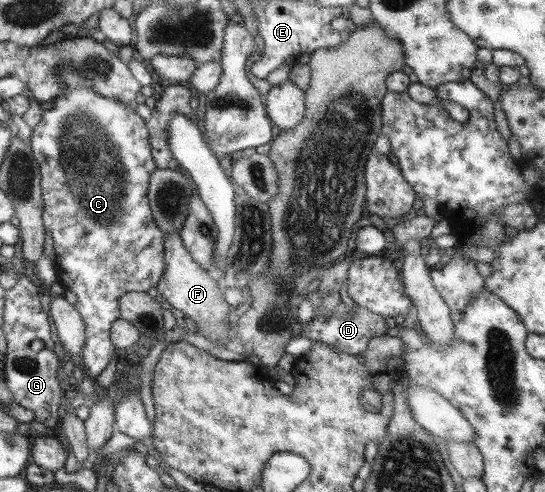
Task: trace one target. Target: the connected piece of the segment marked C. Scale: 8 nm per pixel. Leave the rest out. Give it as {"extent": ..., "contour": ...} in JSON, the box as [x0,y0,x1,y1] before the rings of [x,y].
{"extent":[29,66,164,380],"contour":[[[63,66],[57,68],[58,86],[60,93],[52,100],[53,106],[49,110],[43,111],[41,122],[31,129],[29,136],[30,149],[39,167],[40,172],[40,191],[42,194],[42,225],[44,232],[52,236],[53,250],[55,253],[55,268],[58,282],[63,288],[75,295],[76,301],[74,308],[81,316],[85,326],[85,346],[79,358],[80,367],[86,370],[85,375],[91,380],[105,369],[109,360],[114,354],[114,347],[110,342],[110,328],[115,320],[119,319],[119,297],[126,292],[147,292],[149,288],[156,287],[158,280],[163,274],[163,243],[164,232],[154,223],[150,206],[148,205],[147,191],[149,186],[149,175],[156,169],[153,157],[151,156],[151,145],[148,137],[148,130],[145,122],[137,115],[134,104],[123,104],[121,101],[108,99],[99,96],[83,77],[77,73],[66,69]]]}

